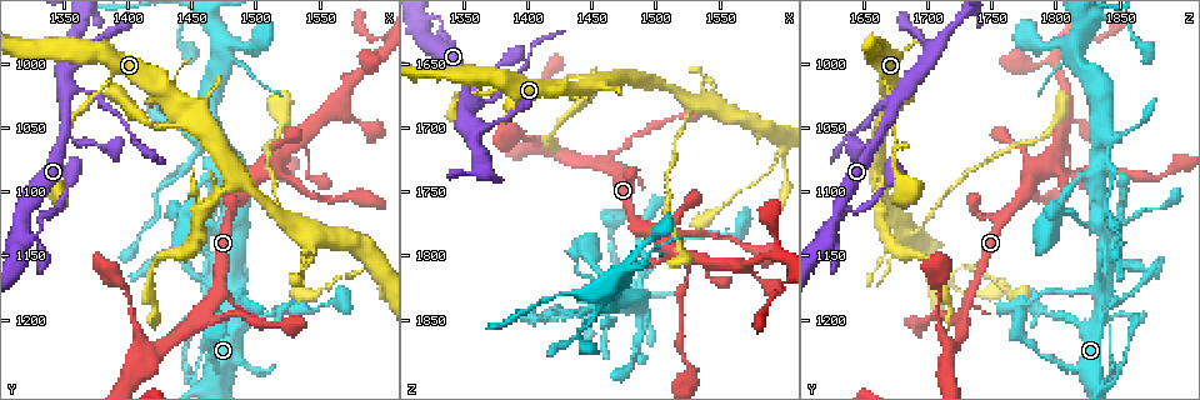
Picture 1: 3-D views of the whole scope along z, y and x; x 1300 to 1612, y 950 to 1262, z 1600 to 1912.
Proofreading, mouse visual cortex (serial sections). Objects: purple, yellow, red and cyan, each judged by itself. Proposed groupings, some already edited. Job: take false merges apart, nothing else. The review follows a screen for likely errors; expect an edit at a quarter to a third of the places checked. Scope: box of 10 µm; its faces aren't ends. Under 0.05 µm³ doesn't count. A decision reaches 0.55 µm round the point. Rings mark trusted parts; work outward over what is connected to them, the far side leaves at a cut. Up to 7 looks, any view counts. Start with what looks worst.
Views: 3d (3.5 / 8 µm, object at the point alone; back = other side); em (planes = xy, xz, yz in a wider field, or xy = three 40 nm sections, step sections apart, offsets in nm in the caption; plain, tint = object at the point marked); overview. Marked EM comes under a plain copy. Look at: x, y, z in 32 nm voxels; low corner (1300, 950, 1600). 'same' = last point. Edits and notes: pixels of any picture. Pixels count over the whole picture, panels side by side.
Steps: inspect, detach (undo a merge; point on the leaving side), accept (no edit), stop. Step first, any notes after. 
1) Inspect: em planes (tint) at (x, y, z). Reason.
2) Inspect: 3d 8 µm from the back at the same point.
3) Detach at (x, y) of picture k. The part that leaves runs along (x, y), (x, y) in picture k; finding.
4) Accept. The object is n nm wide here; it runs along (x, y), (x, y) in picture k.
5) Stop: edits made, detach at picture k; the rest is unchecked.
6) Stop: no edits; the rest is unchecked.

Inspect: 3d 3.5 µm at (1532, 1132, 1682). Branch point.

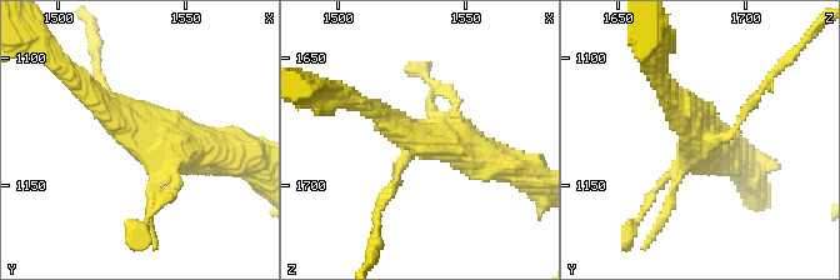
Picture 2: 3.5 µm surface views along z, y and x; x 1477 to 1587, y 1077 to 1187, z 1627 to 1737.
Inspect: em xy step 3 (tint) at (1533, 1130, 1681).

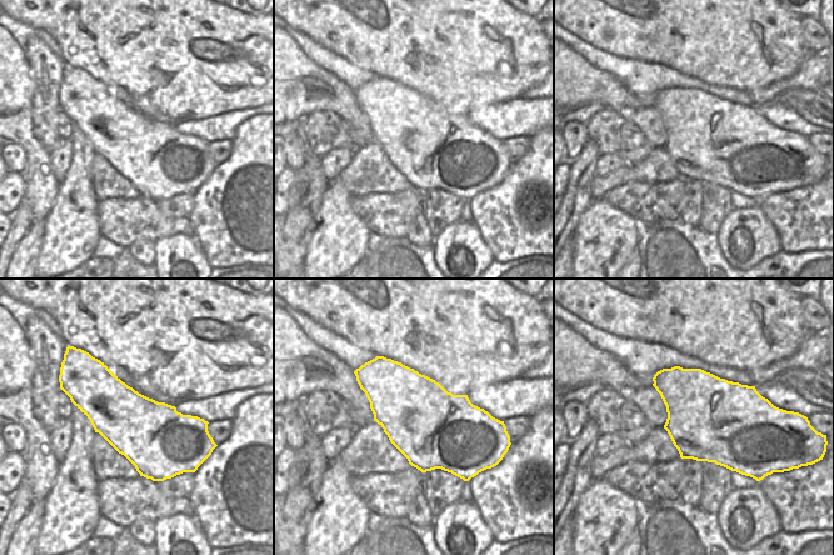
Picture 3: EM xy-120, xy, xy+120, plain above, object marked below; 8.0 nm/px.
Accept. It runs along (81, 86), (158, 144), (220, 151) in picture 2; continuous, no second cell.

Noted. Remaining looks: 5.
Inspect: 3d 3.5 µm at (1470, 1112, 1660).

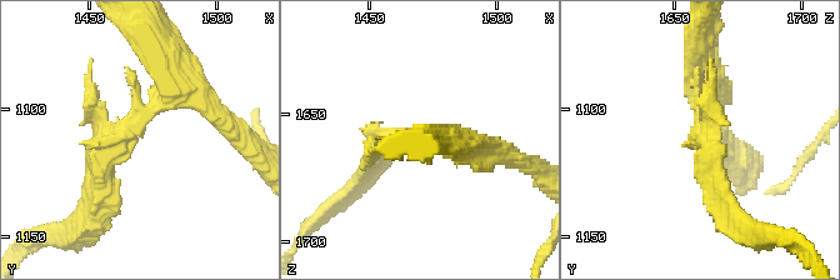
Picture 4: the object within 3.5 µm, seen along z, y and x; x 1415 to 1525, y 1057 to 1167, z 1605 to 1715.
Inspect: em planes (tint) at (1469, 1110, 1659). Now the EM.

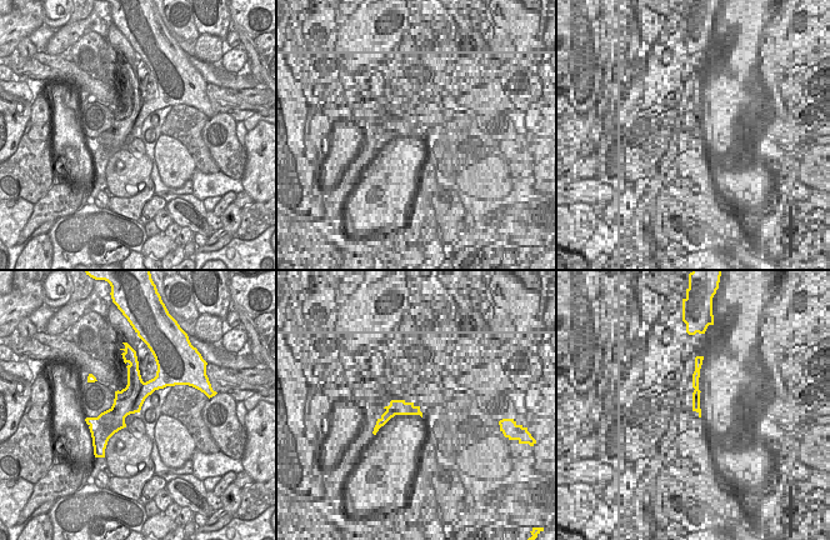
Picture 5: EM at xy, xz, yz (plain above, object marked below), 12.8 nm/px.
Inspect: em xy step 1 (tint) at the same point.

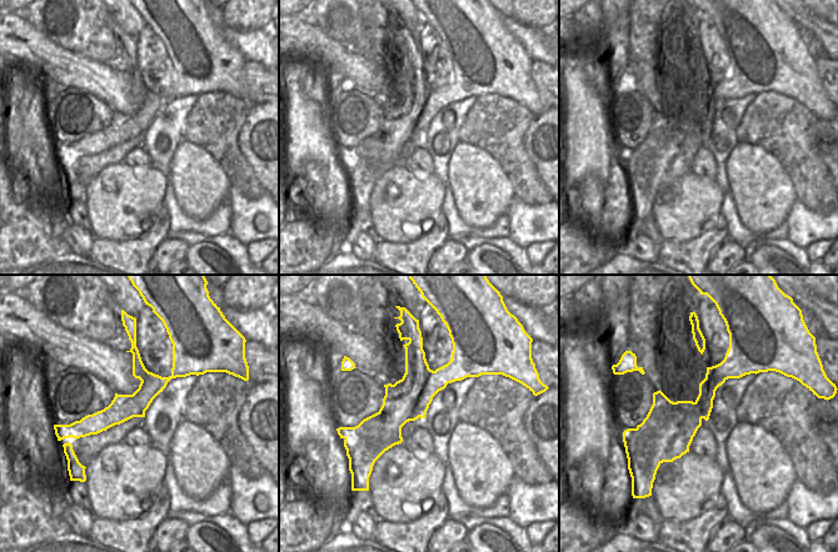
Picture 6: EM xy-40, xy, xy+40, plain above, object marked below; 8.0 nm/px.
Detach at (121, 141) of picture 4. The part that leaves runs along (151, 110), (101, 149), (98, 203) in picture 4; two cells meet here.

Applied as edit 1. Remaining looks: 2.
Inspect: 3d 3.5 µm at (1332, 1116, 1634). Side arm on a straight run.

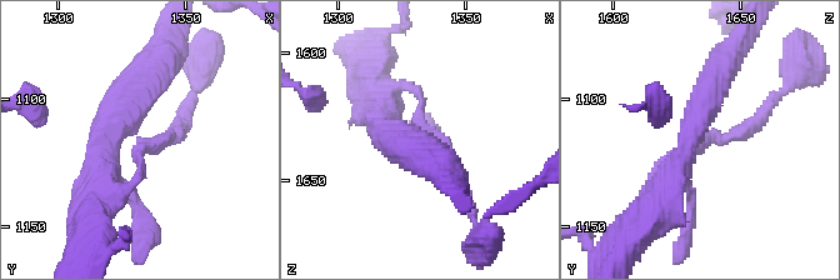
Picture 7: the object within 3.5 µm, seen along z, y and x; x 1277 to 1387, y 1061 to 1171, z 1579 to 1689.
Inspect: em xy step 3 (tint) at (1330, 1114, 1634). 3 arms meet here; the arms are 150, 350, 400 nm wide; shape alone is not enough.

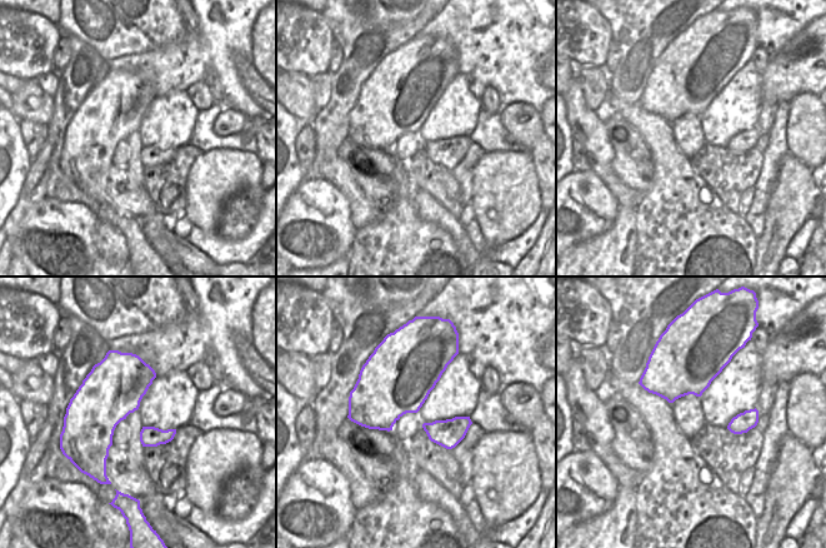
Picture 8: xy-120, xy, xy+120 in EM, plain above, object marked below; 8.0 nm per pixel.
Accept. One cell here.

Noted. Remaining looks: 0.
Stop: edits made, detach at picture 4; the rest is unchecked.

